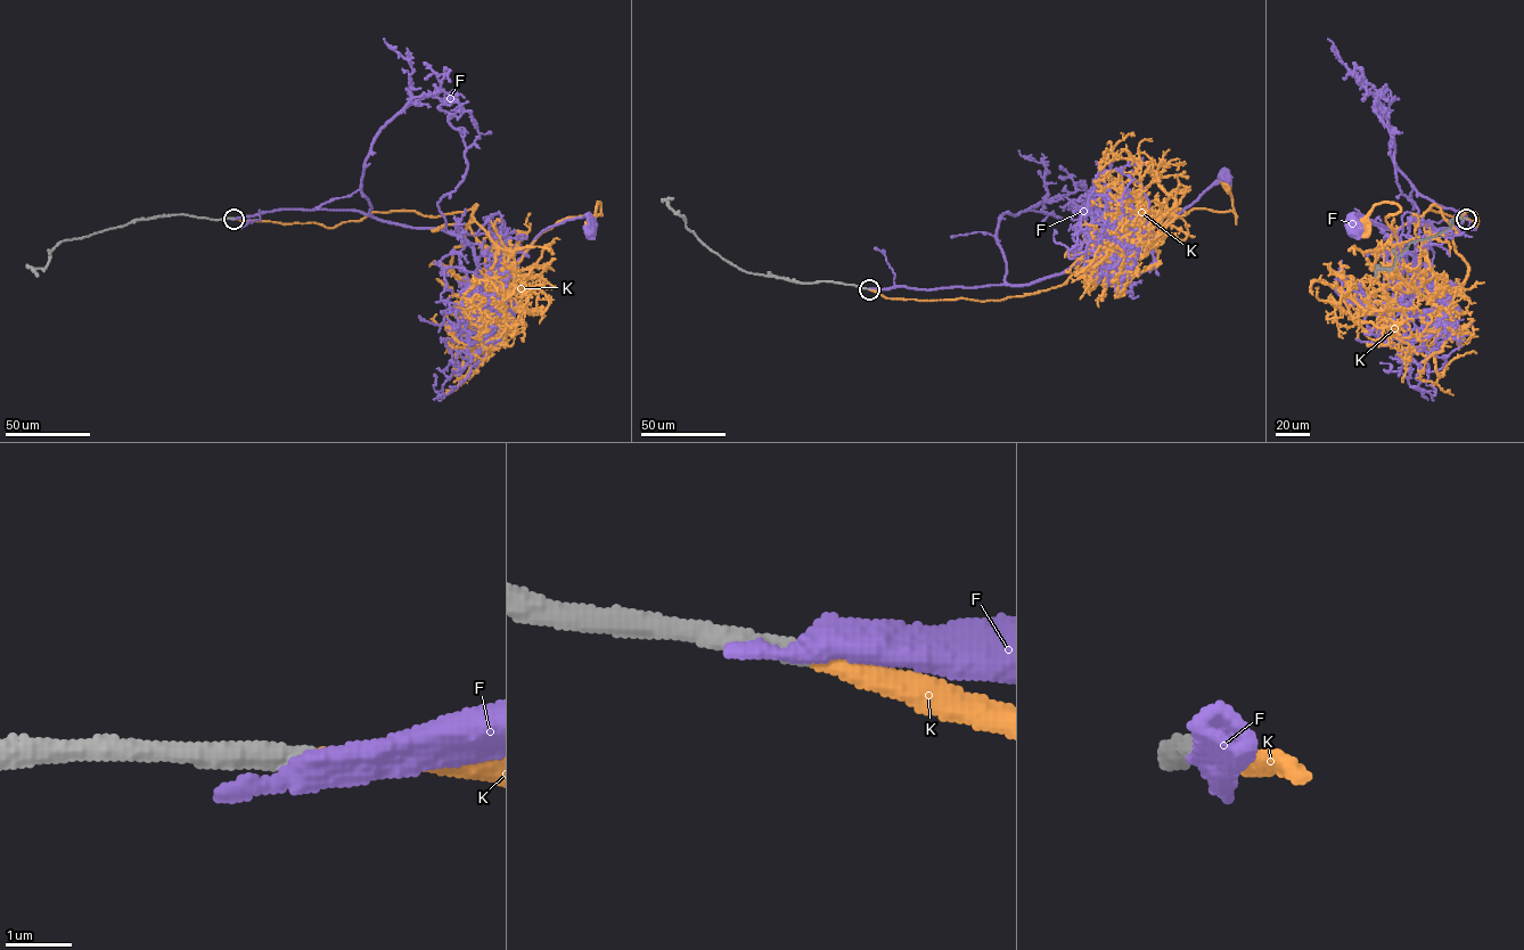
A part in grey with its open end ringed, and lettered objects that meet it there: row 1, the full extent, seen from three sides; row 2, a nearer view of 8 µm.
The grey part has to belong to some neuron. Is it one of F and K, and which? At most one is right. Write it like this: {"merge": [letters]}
{"merge": ["K"]}

